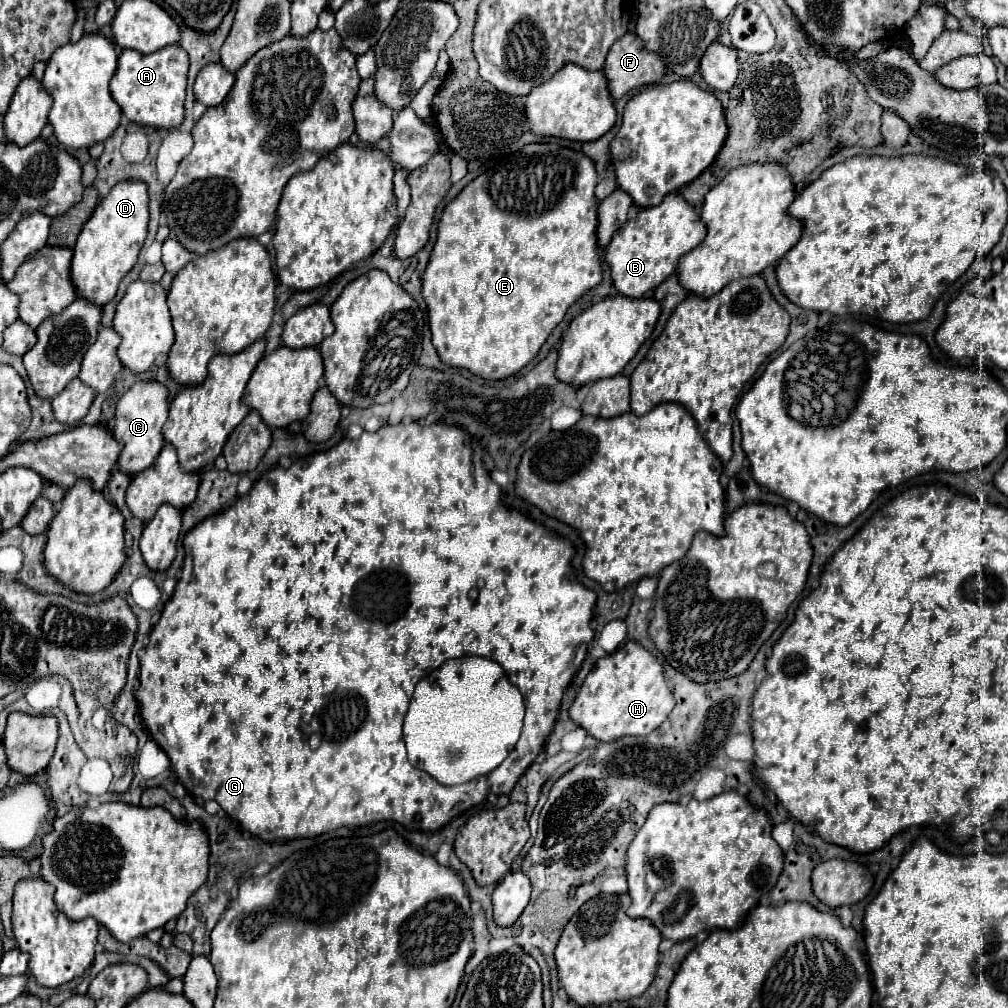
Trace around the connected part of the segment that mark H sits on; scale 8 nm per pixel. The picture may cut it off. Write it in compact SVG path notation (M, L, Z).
M629 640L617 652L597 660L569 708L569 716L585 728L589 736L613 742L623 736L645 736L653 732L661 722L665 722L673 706L675 698L667 686L663 666L657 662L655 654Z

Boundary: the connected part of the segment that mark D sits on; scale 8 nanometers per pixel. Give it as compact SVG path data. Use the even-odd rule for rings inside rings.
M123 180L97 204L95 214L83 226L73 248L71 278L79 296L105 306L117 294L121 278L137 264L139 250L147 238L149 192L141 180Z

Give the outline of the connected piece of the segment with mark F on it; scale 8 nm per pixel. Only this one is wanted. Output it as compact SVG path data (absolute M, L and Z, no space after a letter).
M625 34L623 38L619 38L611 50L609 50L609 56L605 60L605 66L603 66L603 72L607 76L607 82L609 82L609 92L615 100L619 100L621 96L625 96L627 92L635 90L635 88L641 88L645 84L657 84L663 80L663 76L667 74L667 68L661 60L659 54L655 52L649 52L643 44L643 40L637 36L637 34Z

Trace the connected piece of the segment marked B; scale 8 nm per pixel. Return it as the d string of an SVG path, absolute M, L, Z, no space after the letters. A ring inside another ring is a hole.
M677 192L667 194L657 206L641 208L635 218L627 220L625 226L617 230L617 234L605 248L605 260L611 266L613 286L619 290L619 294L629 298L645 296L677 270L681 256L701 244L705 234L707 226L703 224L695 208Z

